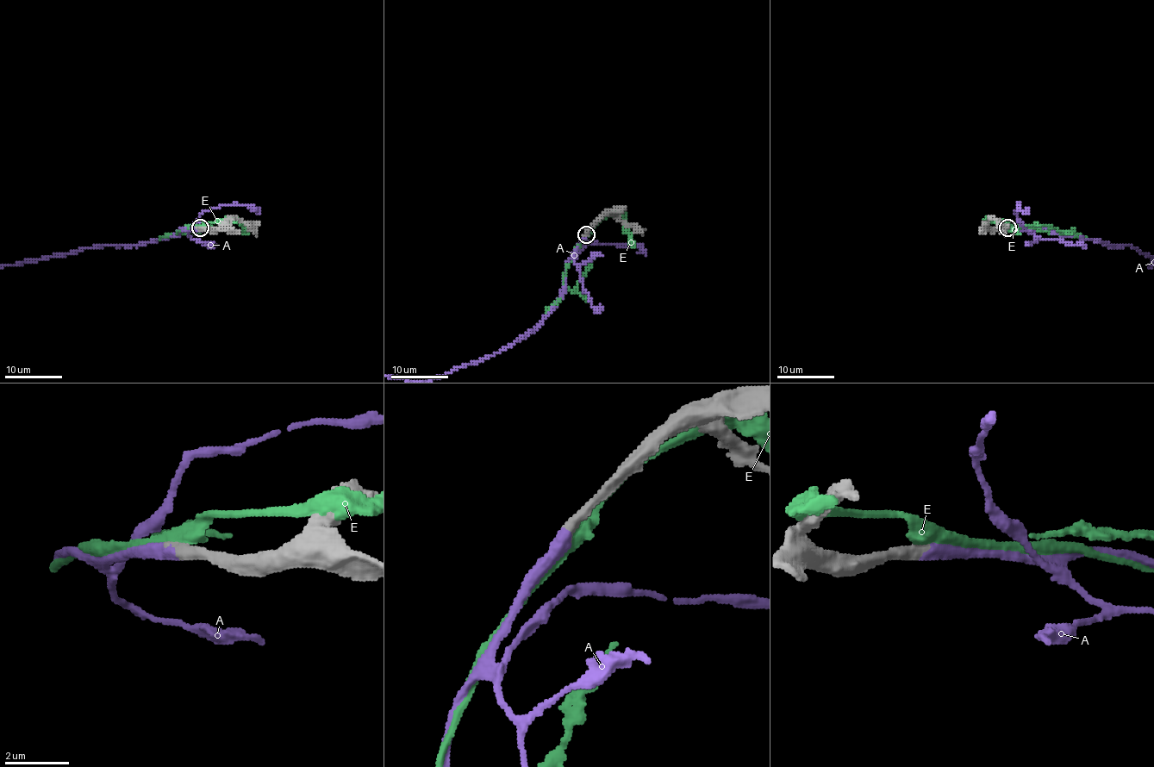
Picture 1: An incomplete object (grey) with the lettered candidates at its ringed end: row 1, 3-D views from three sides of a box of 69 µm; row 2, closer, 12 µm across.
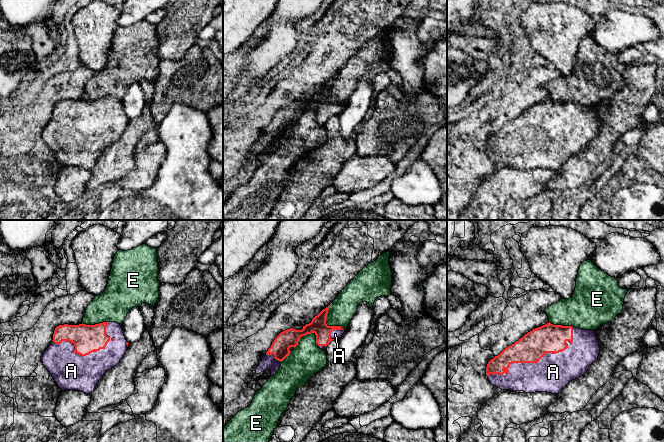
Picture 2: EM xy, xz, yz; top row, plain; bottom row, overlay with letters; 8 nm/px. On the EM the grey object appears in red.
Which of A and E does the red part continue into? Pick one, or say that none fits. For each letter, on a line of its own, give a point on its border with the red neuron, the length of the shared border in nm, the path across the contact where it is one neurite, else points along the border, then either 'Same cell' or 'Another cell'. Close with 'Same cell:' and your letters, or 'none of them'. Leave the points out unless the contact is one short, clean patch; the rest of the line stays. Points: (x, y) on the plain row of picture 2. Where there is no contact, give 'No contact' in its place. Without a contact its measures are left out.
A: Touches red at yz (537, 138). Shared border 800 nm. Same cell
E: Touches red at xz (302, 111). Shared border 220 nm. Another cell
Same cell: A

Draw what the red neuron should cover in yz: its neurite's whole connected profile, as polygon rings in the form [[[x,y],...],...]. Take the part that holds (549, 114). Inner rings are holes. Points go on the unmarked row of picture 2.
[[[549,98],[528,108],[491,135],[486,151],[492,161],[502,166],[558,170],[570,157],[585,150],[599,129],[599,118],[593,106]]]

